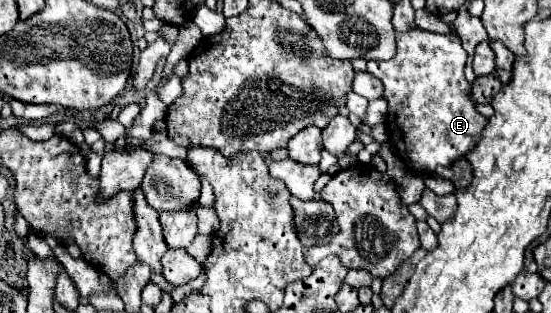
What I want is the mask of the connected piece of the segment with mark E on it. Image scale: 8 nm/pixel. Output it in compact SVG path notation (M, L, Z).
M423 29L395 33L397 53L389 61L369 61L367 73L383 83L387 101L387 129L397 155L413 173L433 173L435 165L449 167L481 139L487 117L475 111L469 95L471 83L465 81L463 69L467 53L455 33L437 35Z

